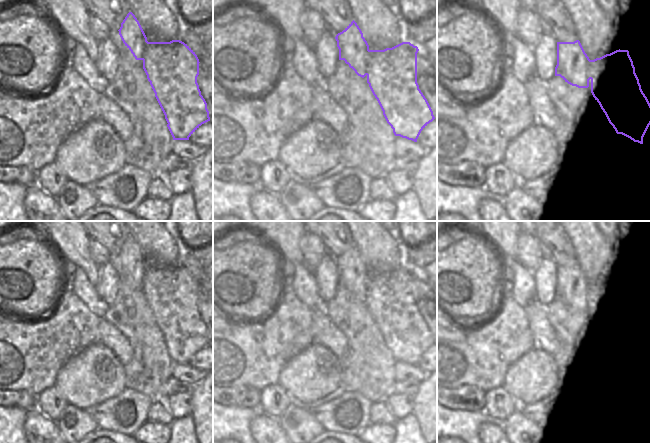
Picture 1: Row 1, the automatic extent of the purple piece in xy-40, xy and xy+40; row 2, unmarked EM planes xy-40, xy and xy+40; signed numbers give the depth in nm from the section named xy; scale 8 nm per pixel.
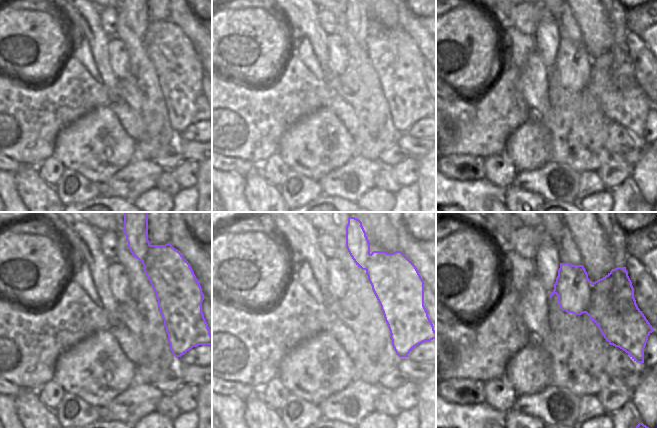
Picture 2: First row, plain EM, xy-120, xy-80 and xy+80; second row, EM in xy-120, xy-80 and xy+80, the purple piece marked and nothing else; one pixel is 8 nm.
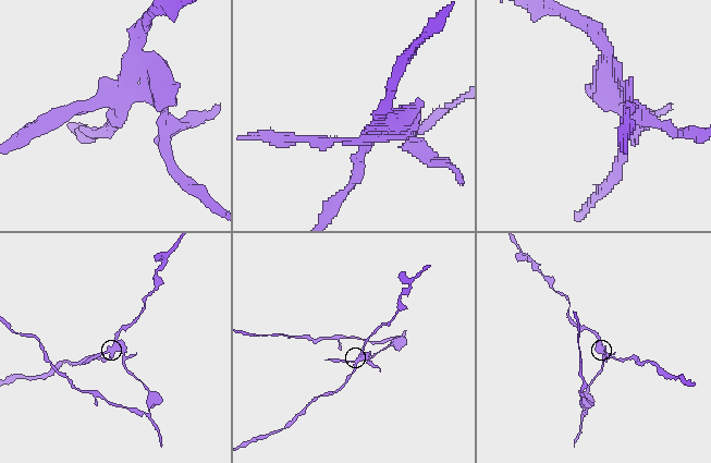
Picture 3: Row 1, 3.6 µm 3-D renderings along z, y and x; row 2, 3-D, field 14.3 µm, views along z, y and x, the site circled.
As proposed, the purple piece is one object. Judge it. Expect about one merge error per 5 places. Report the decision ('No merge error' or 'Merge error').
Merge error.

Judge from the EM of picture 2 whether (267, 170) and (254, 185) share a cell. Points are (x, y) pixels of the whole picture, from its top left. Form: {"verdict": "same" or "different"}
{"verdict": "different"}

